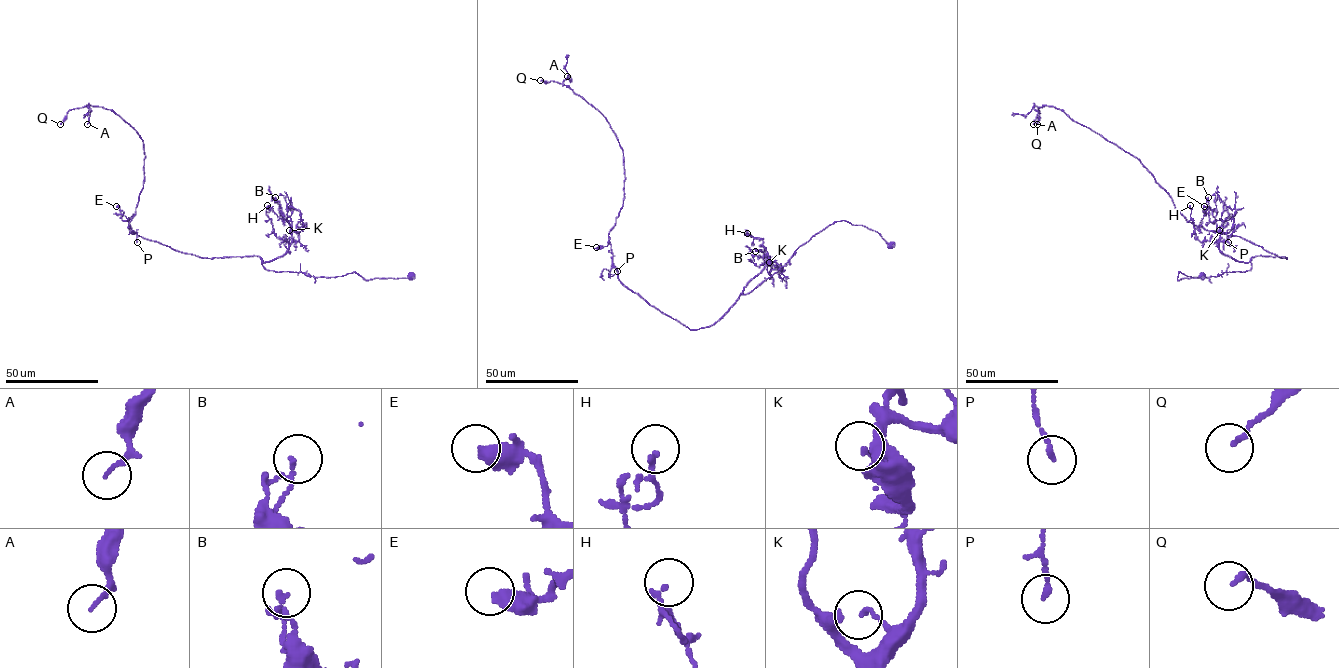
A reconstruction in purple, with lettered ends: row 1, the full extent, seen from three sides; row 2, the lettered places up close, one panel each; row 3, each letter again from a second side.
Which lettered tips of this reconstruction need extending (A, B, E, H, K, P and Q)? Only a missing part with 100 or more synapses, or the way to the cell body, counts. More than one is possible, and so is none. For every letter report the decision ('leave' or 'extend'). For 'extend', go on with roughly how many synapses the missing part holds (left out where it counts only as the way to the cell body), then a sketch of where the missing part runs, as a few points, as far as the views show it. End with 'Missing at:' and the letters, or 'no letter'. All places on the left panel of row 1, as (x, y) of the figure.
A: leave
B: leave
E: leave
H: leave
K: leave
P: leave
Q: leave
Missing at: no letter

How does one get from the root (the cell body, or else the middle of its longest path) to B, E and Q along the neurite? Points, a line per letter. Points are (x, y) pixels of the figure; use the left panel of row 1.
B: (411, 277), (315, 278), (266, 269), (262, 262), (282, 256), (292, 240), (275, 197)
E: (411, 277), (365, 280), (353, 272), (315, 278), (266, 269), (258, 256), (200, 258), (133, 233), (116, 206)
Q: (411, 277), (275, 272), (145, 239), (128, 224), (139, 134), (100, 106), (60, 124)

